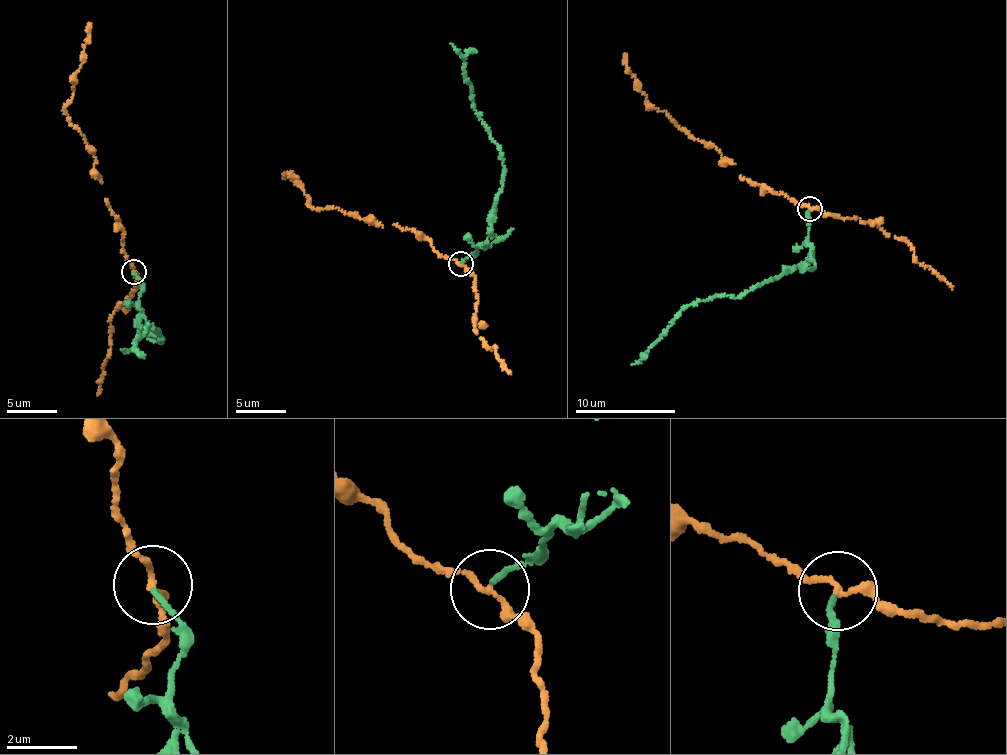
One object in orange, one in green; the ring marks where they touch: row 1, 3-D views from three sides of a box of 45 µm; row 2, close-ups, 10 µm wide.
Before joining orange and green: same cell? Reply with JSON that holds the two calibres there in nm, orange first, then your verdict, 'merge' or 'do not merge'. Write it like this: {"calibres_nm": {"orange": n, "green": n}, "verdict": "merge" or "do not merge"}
{"calibres_nm": {"orange": 180, "green": 140}, "verdict": "do not merge"}

